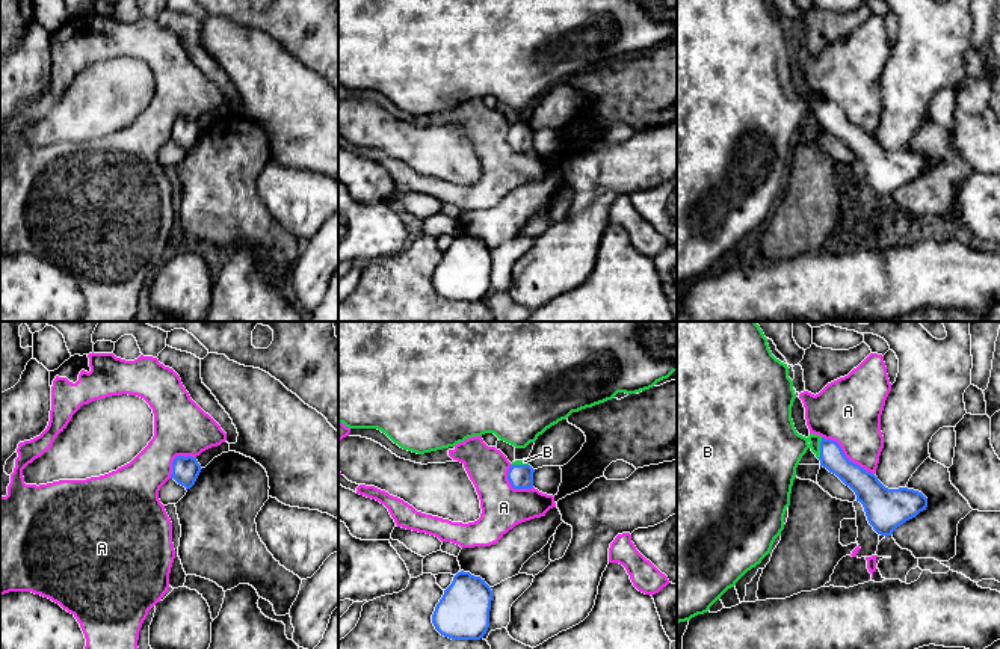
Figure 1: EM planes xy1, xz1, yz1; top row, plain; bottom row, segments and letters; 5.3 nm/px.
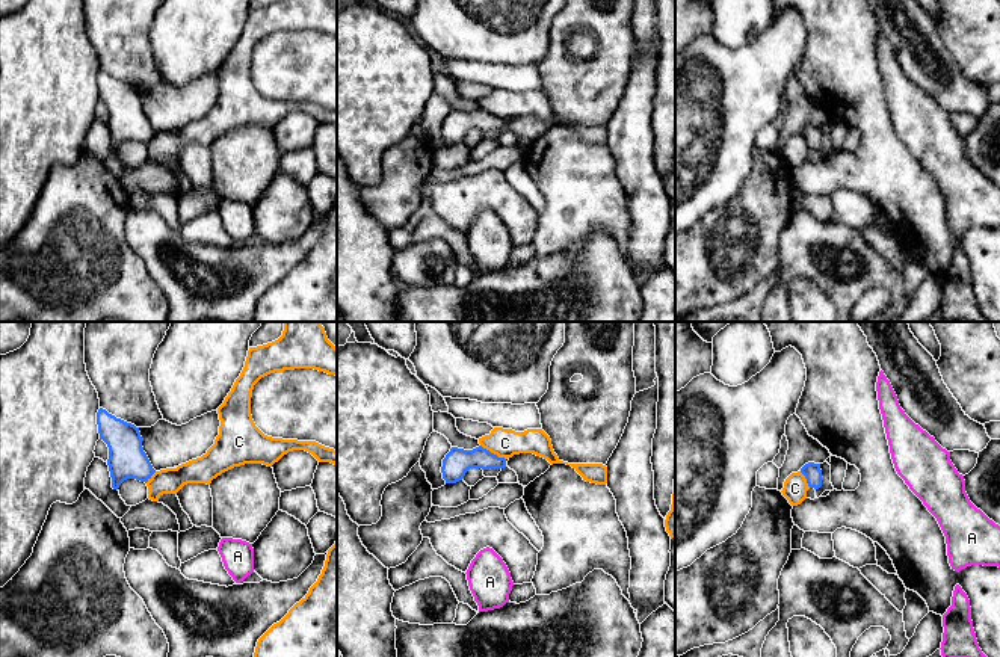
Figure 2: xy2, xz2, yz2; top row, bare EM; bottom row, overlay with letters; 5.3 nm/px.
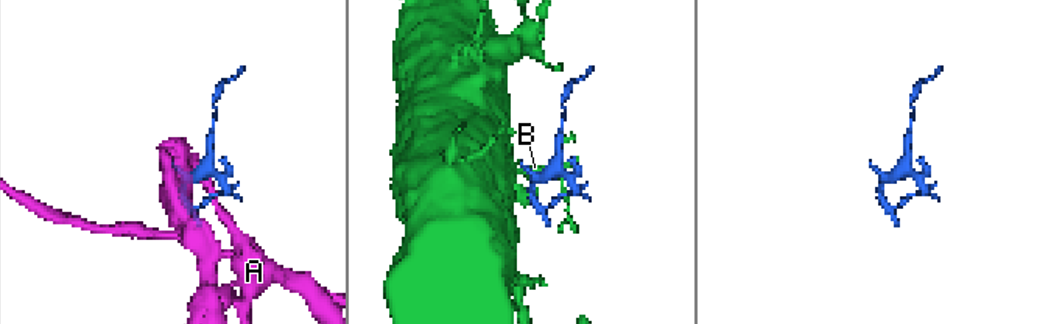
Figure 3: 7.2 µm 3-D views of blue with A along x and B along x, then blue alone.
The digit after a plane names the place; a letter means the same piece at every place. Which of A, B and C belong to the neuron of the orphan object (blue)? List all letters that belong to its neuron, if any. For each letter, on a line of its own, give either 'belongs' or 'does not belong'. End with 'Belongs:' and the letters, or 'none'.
A: does not belong
B: belongs
C: does not belong
Belongs: B

